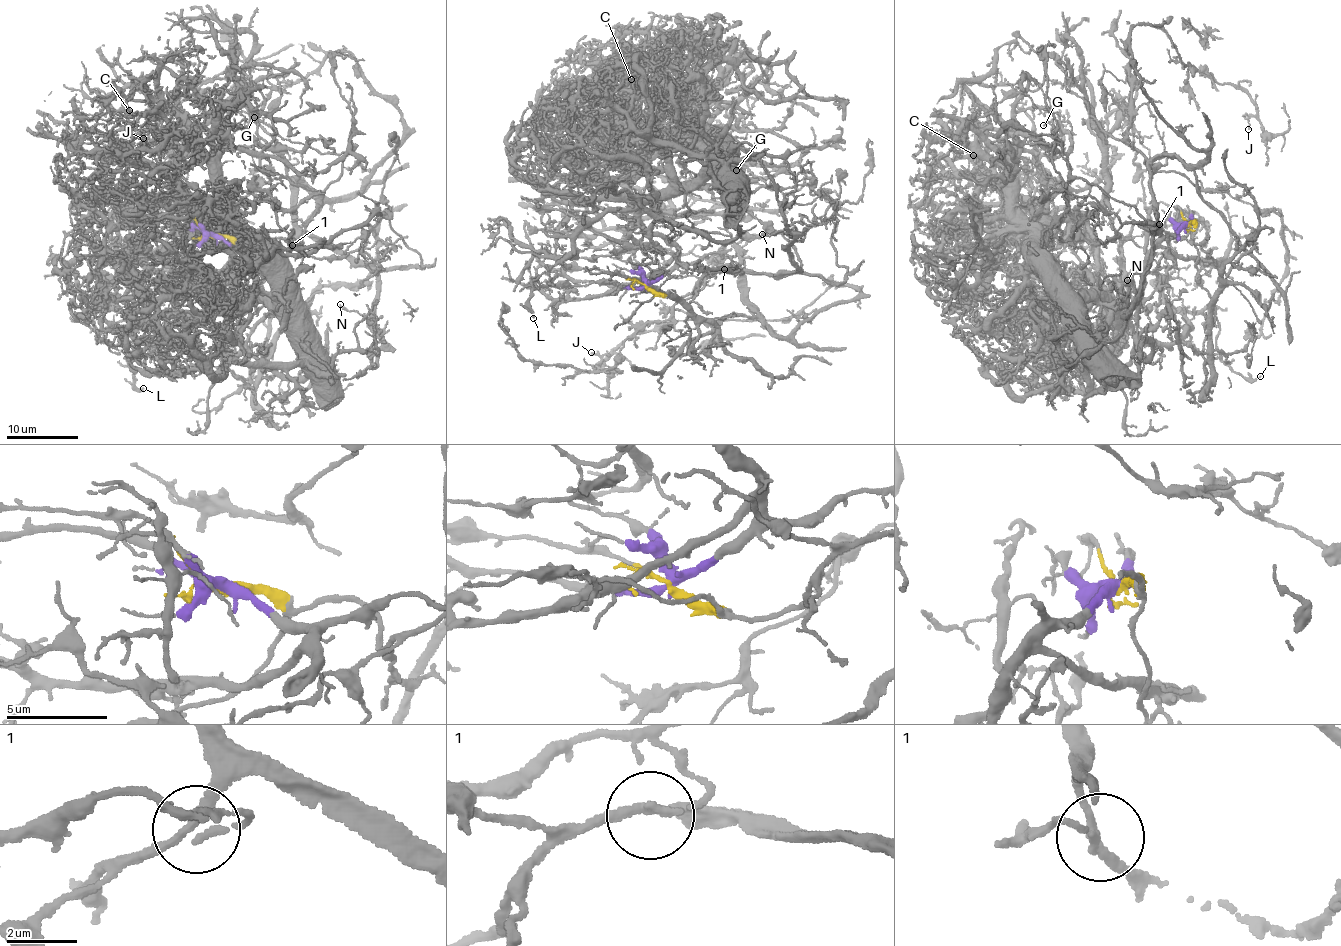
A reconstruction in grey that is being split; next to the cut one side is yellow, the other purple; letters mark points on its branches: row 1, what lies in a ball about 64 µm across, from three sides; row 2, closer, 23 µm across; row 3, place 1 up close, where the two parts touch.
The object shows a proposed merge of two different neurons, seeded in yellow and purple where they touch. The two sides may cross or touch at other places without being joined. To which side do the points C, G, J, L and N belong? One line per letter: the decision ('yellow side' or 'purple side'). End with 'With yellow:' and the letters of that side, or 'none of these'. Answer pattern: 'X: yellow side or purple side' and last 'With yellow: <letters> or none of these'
C: purple side
G: yellow side
J: yellow side
L: yellow side
N: yellow side
With yellow: G, J, L, N

